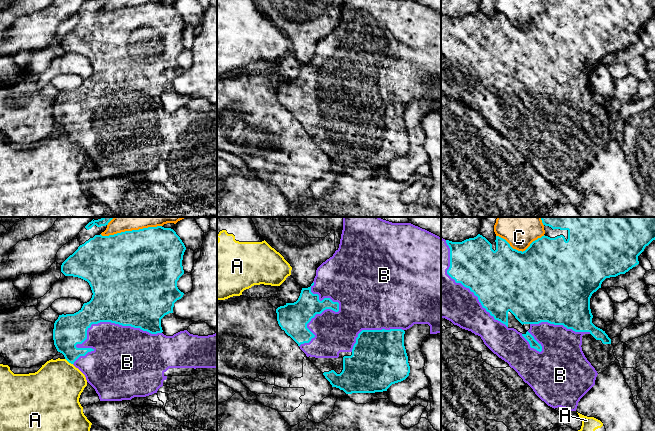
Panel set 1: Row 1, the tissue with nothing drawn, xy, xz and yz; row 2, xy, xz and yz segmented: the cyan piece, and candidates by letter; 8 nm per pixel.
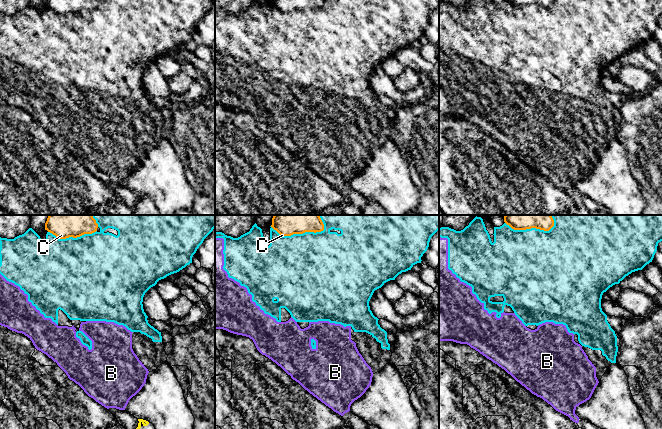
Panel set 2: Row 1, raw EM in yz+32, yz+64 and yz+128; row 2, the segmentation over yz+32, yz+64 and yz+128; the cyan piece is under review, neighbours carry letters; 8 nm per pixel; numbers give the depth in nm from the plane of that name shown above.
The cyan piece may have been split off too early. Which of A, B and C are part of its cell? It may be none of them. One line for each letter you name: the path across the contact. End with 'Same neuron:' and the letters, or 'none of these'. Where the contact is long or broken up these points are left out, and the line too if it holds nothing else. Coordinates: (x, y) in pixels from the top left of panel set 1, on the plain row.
Same neuron: B

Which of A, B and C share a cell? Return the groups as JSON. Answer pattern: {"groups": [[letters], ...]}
{"groups": [["A"], ["B"], ["C"]]}

